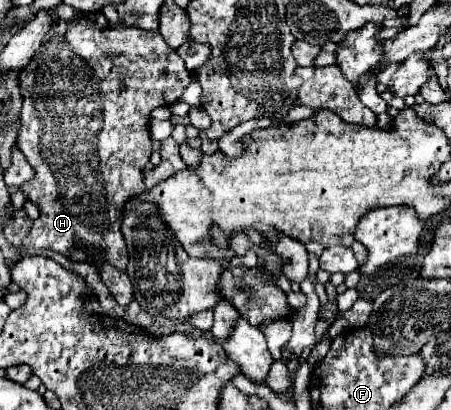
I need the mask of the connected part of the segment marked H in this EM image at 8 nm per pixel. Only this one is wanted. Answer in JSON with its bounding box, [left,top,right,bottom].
[16,20,190,270]

